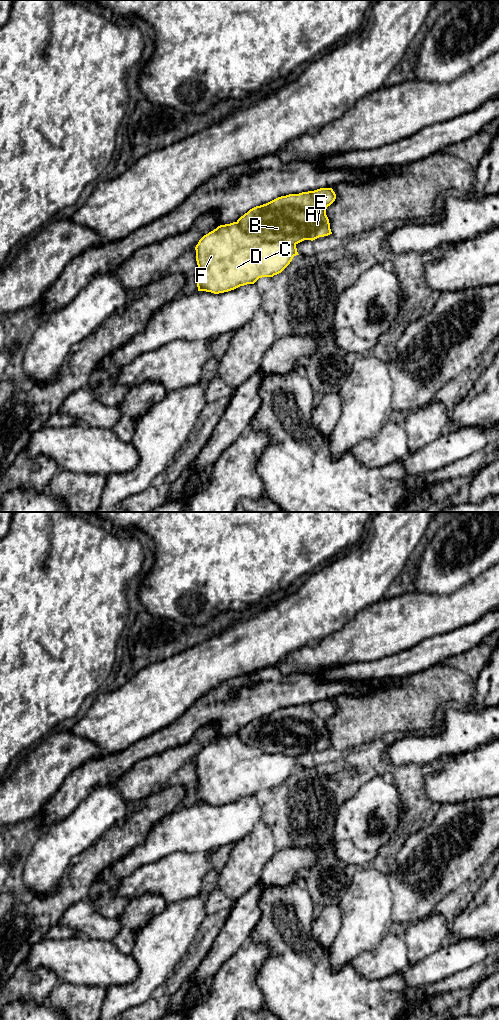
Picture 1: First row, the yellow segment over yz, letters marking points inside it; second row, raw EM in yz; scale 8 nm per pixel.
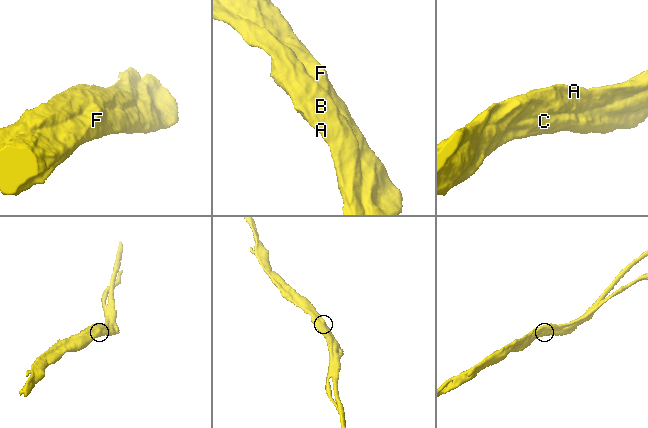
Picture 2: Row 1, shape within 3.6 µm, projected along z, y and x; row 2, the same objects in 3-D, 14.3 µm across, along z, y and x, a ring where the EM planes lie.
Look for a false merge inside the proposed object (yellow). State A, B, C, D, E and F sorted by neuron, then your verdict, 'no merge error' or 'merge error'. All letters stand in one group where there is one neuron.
A B C D E F | no merge error

